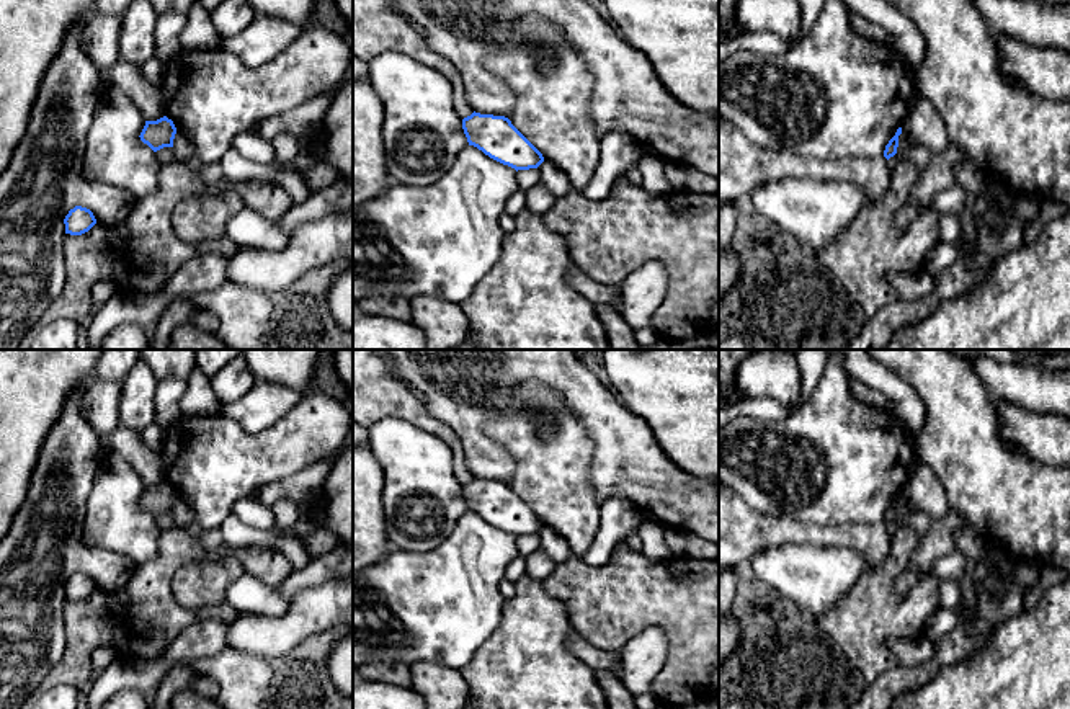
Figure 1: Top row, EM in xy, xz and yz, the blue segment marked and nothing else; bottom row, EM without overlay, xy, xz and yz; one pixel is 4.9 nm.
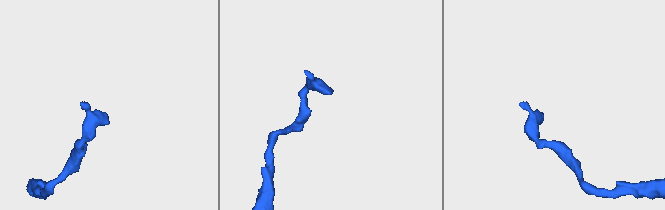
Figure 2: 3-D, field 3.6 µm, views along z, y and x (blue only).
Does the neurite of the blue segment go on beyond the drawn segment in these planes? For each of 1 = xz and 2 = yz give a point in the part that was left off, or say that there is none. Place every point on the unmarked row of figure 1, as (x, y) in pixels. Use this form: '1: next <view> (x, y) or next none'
1: next none
2: next none

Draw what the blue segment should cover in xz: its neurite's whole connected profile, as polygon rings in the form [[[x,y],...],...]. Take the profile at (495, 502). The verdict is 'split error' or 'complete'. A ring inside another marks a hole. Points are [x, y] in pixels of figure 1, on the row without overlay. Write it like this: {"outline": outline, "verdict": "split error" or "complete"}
{"outline": [[[472,479],[462,485],[469,511],[518,536],[537,534],[542,519],[505,482]]], "verdict": "complete"}

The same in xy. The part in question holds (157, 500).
{"outline": [[[163,482],[157,487],[145,487],[145,492],[139,503],[154,518],[157,518],[163,513],[173,513],[175,500],[176,500],[176,493],[173,487]]], "verdict": "complete"}

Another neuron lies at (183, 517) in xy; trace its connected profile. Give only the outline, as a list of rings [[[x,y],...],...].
[[[176,497],[175,500],[173,519],[175,519],[175,526],[178,528],[191,529],[191,526],[194,524],[193,511],[189,510],[186,500],[183,500],[181,497]]]

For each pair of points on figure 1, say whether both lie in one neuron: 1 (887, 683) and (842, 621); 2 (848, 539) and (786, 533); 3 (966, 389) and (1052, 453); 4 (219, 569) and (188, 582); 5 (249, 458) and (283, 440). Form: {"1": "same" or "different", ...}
{"1": "different", "2": "same", "3": "different", "4": "same", "5": "same"}

